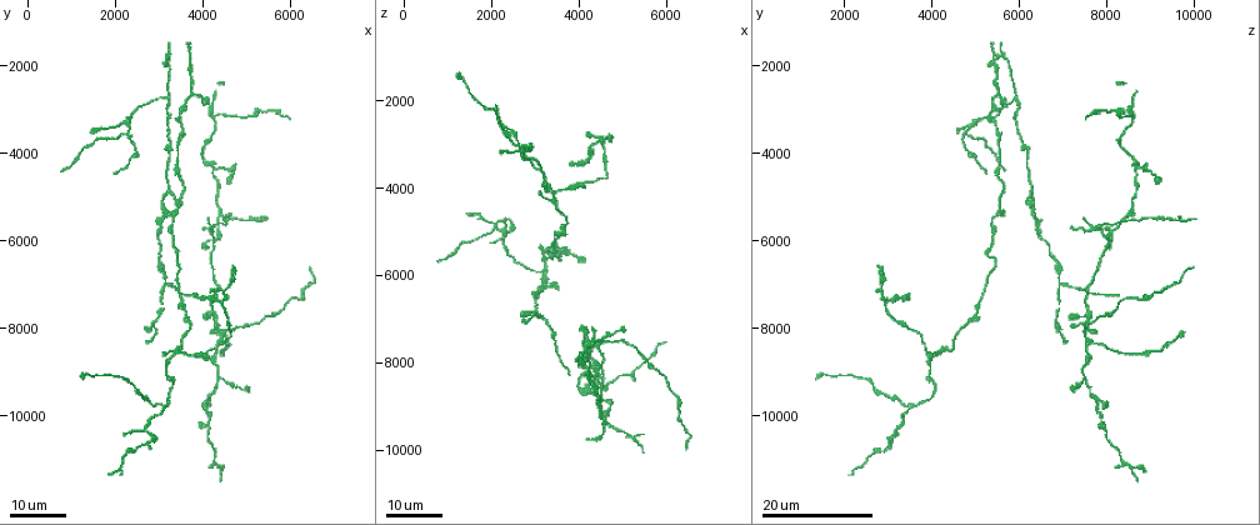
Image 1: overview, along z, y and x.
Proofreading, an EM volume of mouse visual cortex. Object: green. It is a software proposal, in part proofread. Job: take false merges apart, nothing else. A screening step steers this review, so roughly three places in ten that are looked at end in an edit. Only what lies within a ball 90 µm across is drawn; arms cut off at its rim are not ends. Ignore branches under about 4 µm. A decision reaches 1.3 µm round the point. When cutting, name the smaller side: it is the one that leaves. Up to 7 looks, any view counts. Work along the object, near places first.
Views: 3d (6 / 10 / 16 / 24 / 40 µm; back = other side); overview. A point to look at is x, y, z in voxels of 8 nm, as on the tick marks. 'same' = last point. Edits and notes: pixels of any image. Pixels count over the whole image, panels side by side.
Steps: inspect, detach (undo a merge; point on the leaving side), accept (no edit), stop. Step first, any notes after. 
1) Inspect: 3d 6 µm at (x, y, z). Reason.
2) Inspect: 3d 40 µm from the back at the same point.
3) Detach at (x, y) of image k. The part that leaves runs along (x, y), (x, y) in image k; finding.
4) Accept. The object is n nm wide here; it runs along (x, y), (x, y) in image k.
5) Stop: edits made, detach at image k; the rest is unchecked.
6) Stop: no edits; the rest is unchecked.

Inspect: 3d 24 µm at (3150, 2750, 5950). Two arms in line, one across.

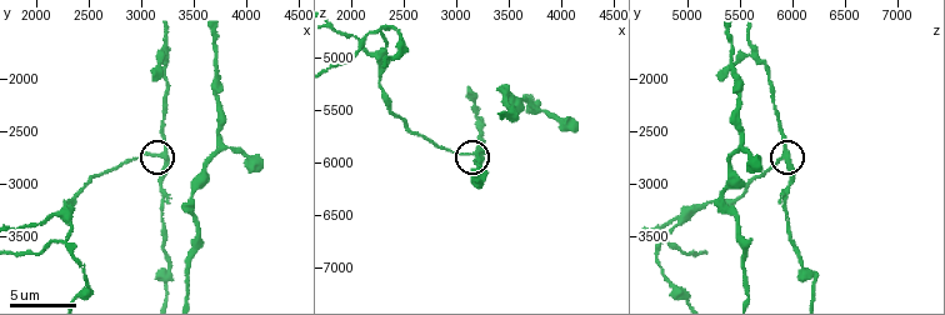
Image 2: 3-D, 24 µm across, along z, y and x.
Inspect: 3d 6 µm at (3200, 2720, 5900).

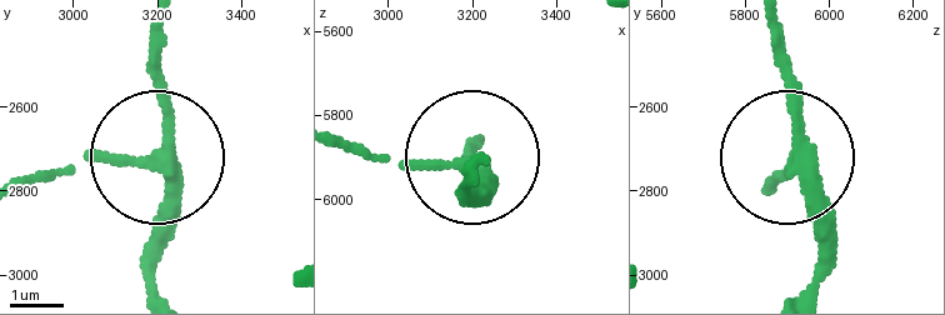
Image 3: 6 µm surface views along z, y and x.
Accept. The object is 250 nm wide here; all the same neuron.

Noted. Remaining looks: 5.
Inspect: 3d 24 µm at (3450, 8450, 4400). Thick turns thin.

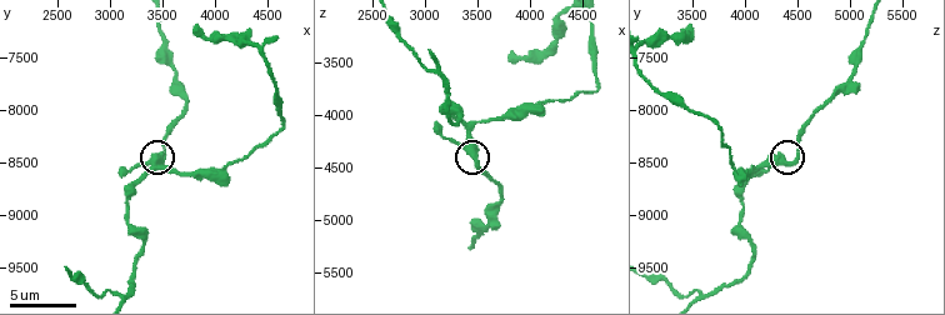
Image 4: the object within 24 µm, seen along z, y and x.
Inspect: 3d 6 µm at (3500, 8480, 4460). Closer look.

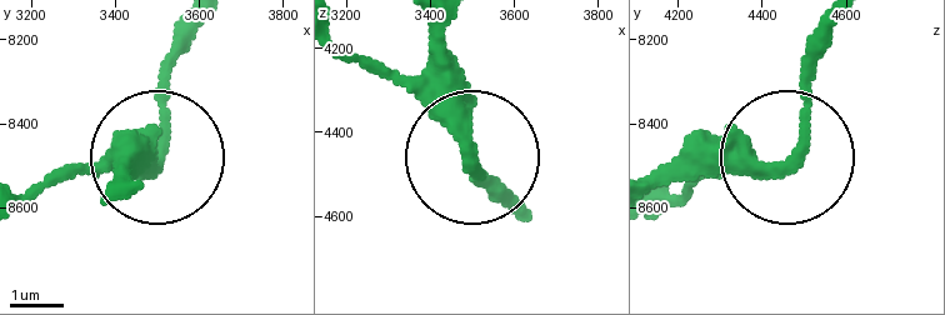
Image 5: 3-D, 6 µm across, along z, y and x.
Accept. It runs along (513, 208), (464, 141), (446, 25) in image 5; continuous, no second neuron.

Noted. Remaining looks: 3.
Inspect: 3d 16 µm at (3080, 9800, 3580). Small branch off a trunk.

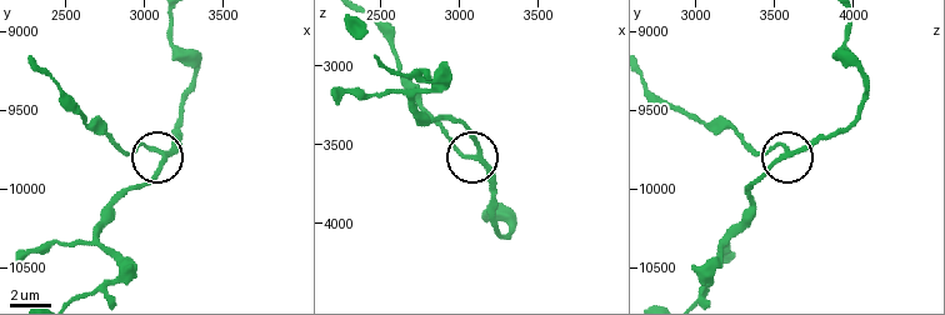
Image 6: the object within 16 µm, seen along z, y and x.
Accept. The object is 210 nm wide here; continuous, no second neuron.

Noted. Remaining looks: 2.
Inspect: 3d 16 µm at (4500, 8150, 7500). A fork.

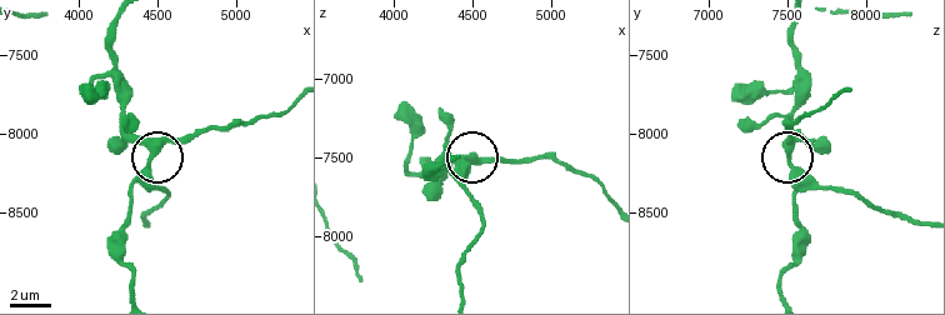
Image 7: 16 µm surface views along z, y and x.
Inspect: 3d 6 µm at (4480, 8140, 7500).

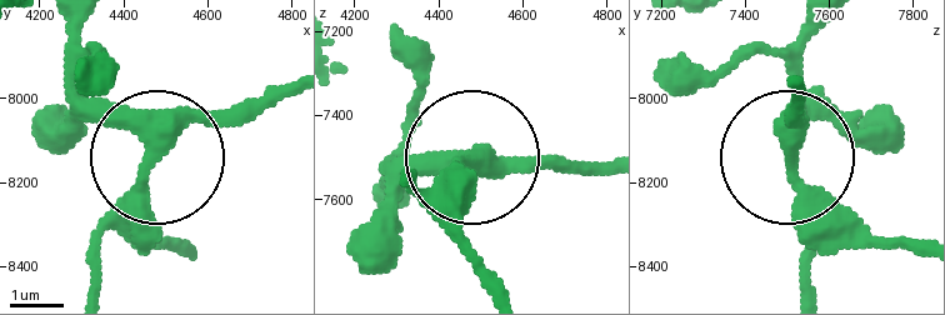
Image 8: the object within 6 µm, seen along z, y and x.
Accept. Continuous, no second neuron.

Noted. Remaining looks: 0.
Stop: no edits; the rest is unchecked.

